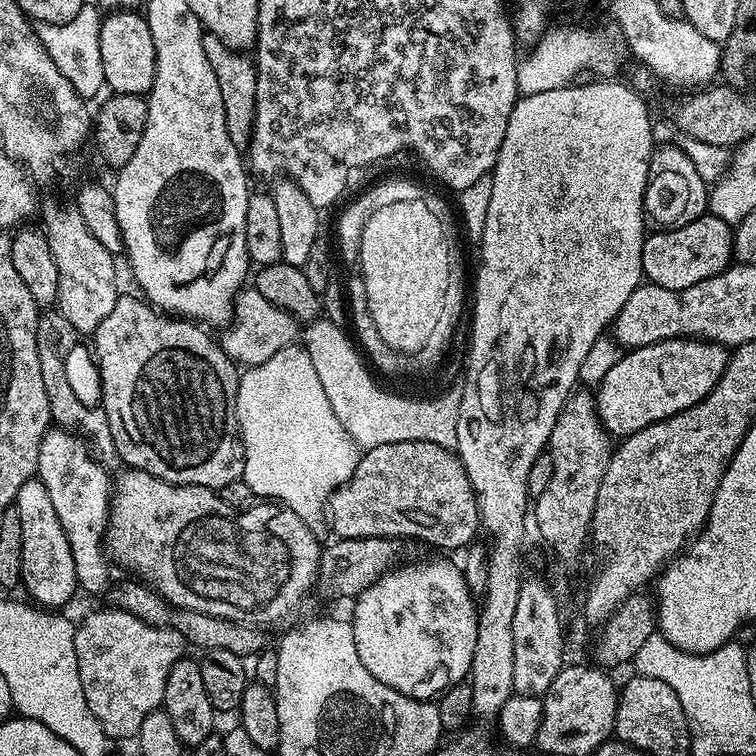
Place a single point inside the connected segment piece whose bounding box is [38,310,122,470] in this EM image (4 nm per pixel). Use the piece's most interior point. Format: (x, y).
(57, 339)

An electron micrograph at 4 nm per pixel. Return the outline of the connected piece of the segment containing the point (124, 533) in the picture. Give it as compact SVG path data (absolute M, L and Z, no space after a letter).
M128 468L121 471L120 477L114 480L114 495L110 500L108 509L108 530L106 533L106 551L113 561L116 560L124 568L133 568L137 577L143 578L149 585L155 588L169 604L177 608L189 608L191 612L210 614L218 618L236 620L239 624L253 626L265 626L264 624L280 624L288 620L300 608L300 603L308 596L308 591L314 588L320 571L320 554L322 544L316 541L317 533L308 527L294 510L285 508L275 502L256 502L241 510L222 502L219 491L206 486L194 486L193 484L171 484L154 474L142 471L141 468Z

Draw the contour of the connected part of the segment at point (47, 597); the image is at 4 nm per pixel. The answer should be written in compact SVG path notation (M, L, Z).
M33 478L18 490L14 507L18 510L18 519L22 522L22 581L23 591L28 591L33 596L41 609L60 610L63 604L72 600L72 595L77 595L78 585L76 571L74 570L74 554L70 554L70 542L66 542L66 530L62 530L62 522L58 522L58 514L54 511L54 505L46 486L39 478Z

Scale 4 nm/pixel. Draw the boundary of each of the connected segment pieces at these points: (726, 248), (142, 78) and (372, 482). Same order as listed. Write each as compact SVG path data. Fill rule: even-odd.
M711 214L702 215L681 228L656 230L653 236L652 233L645 235L642 246L644 276L651 283L670 290L689 288L706 278L718 276L733 259L733 235L729 224Z
M116 10L101 19L100 53L104 82L113 93L147 97L152 91L156 77L154 38L150 38L148 21L139 11Z
M396 442L372 447L361 455L347 483L336 488L327 500L325 523L337 539L405 538L423 534L431 537L438 548L461 551L470 546L478 534L473 501L461 500L470 490L464 477L459 457L437 443ZM404 512L418 512L434 519L443 534L434 534L430 528L423 530L418 521L406 518Z

